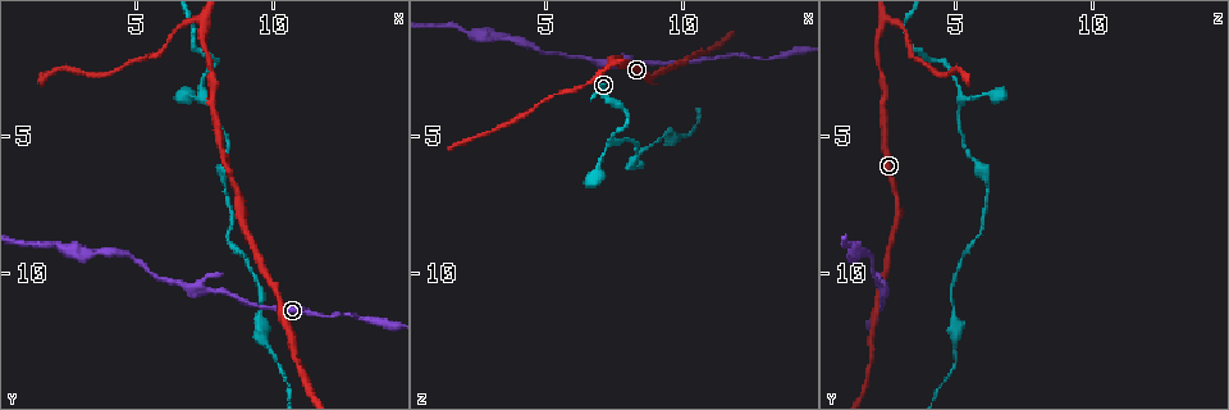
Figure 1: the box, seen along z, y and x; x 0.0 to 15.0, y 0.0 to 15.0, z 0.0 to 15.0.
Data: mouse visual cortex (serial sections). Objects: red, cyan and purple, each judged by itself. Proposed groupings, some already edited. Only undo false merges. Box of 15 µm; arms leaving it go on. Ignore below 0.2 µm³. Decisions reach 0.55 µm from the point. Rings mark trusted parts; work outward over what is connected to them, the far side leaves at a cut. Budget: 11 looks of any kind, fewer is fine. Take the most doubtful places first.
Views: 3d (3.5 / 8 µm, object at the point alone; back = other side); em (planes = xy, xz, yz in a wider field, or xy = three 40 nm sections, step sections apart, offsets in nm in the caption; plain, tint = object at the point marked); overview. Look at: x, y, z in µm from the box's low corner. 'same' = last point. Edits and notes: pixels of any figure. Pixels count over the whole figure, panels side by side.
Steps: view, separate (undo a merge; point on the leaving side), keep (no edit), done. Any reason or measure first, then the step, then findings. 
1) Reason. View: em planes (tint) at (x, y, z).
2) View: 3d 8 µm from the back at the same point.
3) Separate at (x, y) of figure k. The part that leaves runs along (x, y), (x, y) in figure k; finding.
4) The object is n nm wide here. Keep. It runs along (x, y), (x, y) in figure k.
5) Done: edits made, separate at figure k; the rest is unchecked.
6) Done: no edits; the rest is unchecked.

Sudden change in width. View: 3d 8 µm at (6.7, 10.4, 2.1).

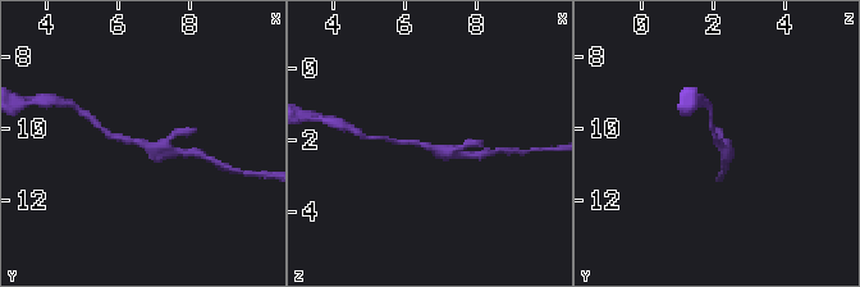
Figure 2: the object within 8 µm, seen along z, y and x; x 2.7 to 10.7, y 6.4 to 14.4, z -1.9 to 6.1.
Zoom in. View: 3d 3.5 µm at (6.6, 10.3, 2.2).

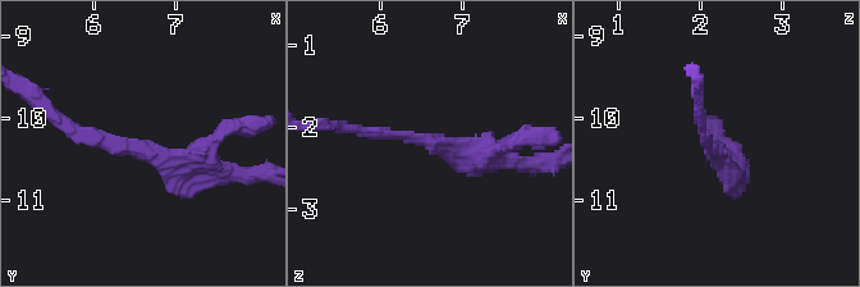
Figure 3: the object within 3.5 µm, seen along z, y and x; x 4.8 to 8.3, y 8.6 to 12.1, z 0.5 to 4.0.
The arms are 150, 300 nm wide; need the tissue. View: em xy step 1 (tint) at (6.60, 10.35, 2.15).

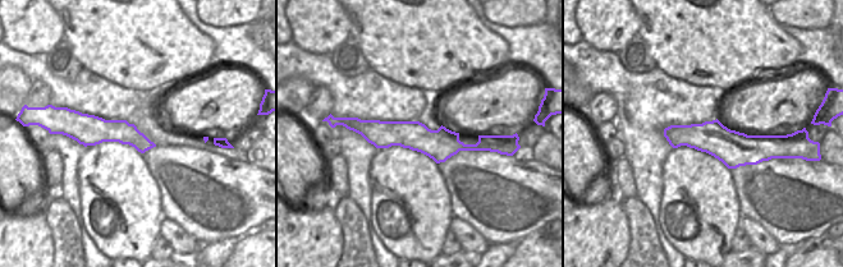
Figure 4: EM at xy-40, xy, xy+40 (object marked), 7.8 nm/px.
The object is 240 nm wide here. Keep. It runs along (353, 123), (436, 144), (486, 143) in figure 4; continuous, no second cell.

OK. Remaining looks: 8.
Sudden change in width. View: 3d 8 µm at (4.7, 9.4, 1.8).

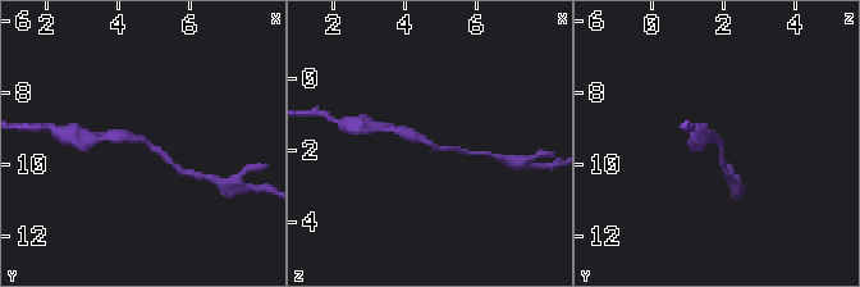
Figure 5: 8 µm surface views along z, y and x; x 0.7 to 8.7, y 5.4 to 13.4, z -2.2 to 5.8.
The arms are 150, 300 nm wide. View: em xy step 3 (tint) at (4.6, 9.3, 1.8).

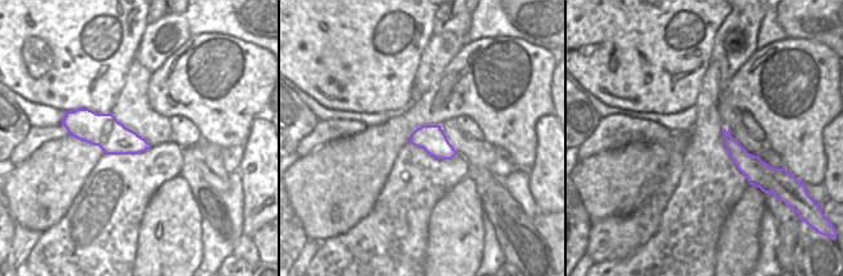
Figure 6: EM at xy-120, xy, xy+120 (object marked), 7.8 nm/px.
Keep. It runs along (169, 162), (141, 139), (106, 137) in figure 5; all the same cell.

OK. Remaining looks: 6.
Thick turns thin. View: 3d 8 µm at (8.2, 6.6, 6.1).

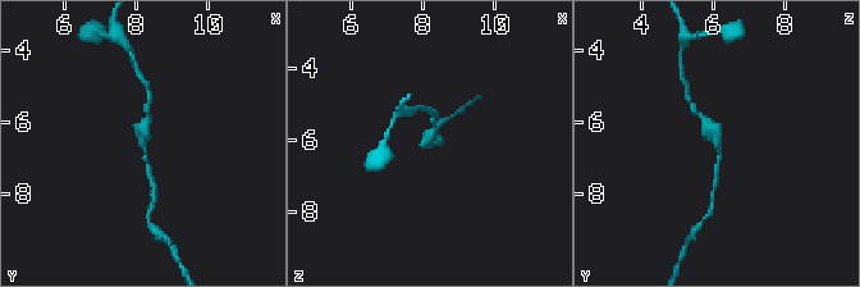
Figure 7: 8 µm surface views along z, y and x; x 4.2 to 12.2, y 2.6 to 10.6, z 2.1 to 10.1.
The arms are 150, 200 nm wide; shape alone is not enough. View: em xy step 5 (tint) at (8.2, 6.7, 6.2).

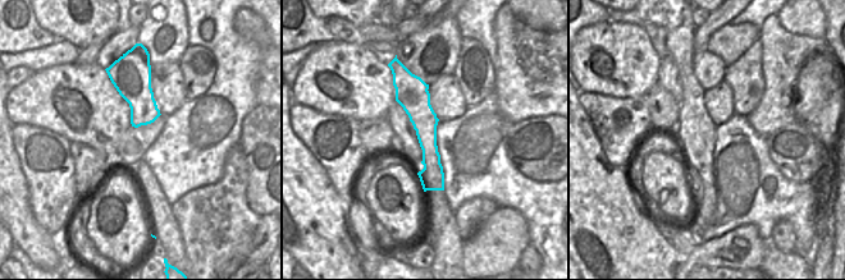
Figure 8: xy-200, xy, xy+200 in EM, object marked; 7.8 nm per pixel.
Keep. It runs along (406, 73), (441, 187) in figure 8; one cell here.

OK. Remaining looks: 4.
View: 3d 8 µm at (9.6, 11.8, 5.0).

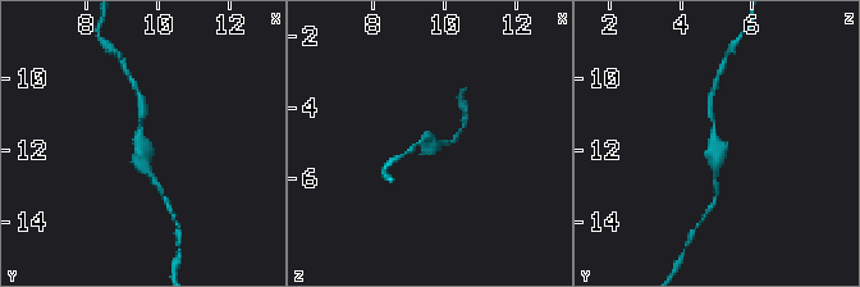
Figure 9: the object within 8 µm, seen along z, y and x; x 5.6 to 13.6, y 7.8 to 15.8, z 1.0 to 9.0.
View: 3d 3.5 µm at (9.5, 11.8, 5.0).

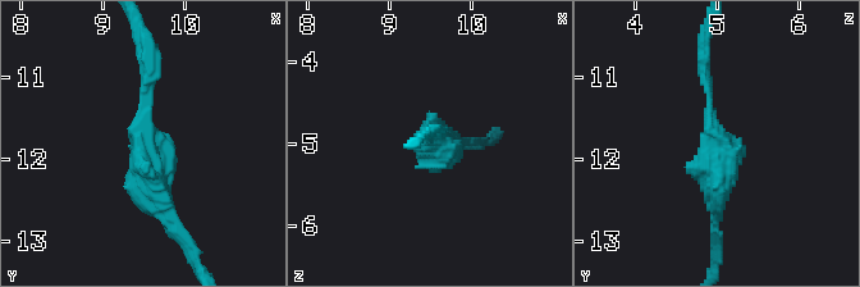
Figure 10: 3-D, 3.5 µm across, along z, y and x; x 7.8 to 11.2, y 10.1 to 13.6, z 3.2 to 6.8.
The arms are 150, 300 nm wide. View: em planes (tint) at (9.50, 11.75, 4.95).

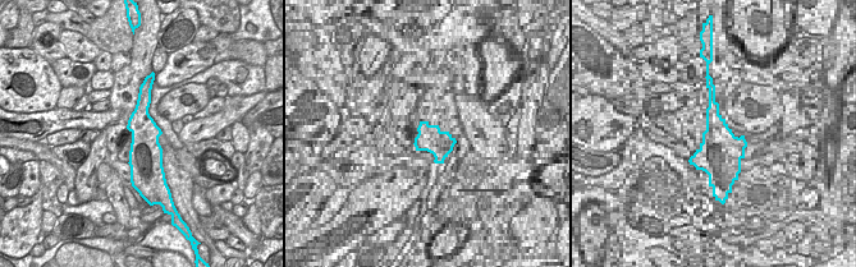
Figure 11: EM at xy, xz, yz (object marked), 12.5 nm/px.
Keep. It runs along (149, 55), (149, 173), (173, 217) in figure 10; one cell here.

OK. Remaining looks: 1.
Done: no edits; the rest is unchecked.

